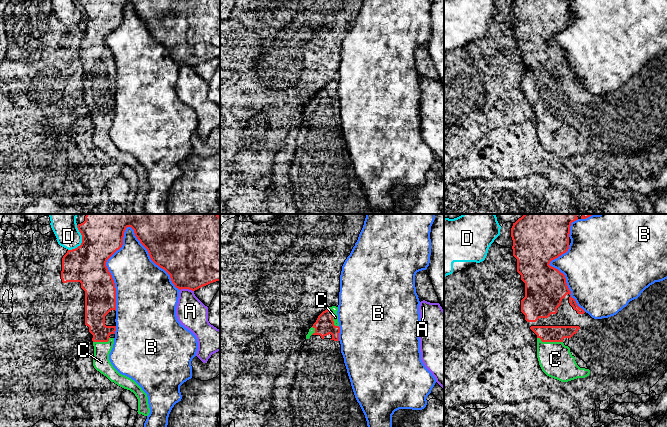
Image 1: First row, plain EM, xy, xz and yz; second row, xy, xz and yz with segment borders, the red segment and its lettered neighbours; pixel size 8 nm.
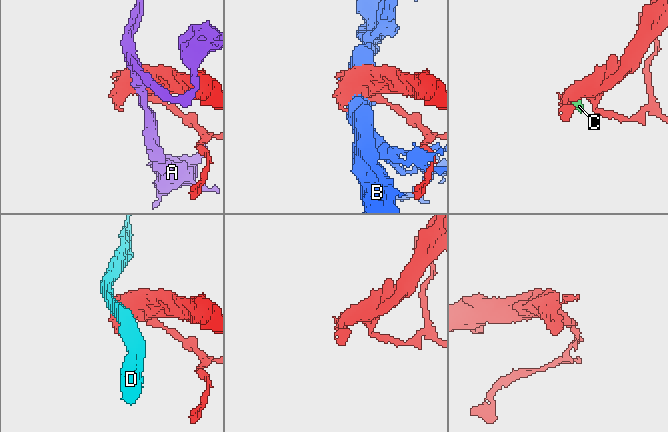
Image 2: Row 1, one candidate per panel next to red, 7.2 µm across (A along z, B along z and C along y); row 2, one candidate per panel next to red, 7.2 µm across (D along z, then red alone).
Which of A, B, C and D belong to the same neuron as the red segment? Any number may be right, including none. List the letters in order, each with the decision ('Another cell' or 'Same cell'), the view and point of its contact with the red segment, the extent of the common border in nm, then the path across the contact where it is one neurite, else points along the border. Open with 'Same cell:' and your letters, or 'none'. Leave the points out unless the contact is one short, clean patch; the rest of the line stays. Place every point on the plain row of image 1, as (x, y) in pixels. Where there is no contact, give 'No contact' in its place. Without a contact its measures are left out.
Same cell: C
A: Another cell. Touches red at xy (187, 64). Shared border 110 nm
B: Another cell. Touches red at xy (150, 33). Shared border 700 nm
C: Same cell. Touches red at yz (550, 117). Shared border 220 nm. Path across: yz (546, 109), (550, 117), (551, 129), (555, 135)
D: Another cell. Touches red at xy (82, 17). Shared border 220 nm

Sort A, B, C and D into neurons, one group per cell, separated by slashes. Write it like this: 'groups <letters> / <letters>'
groups A / B / C / D

